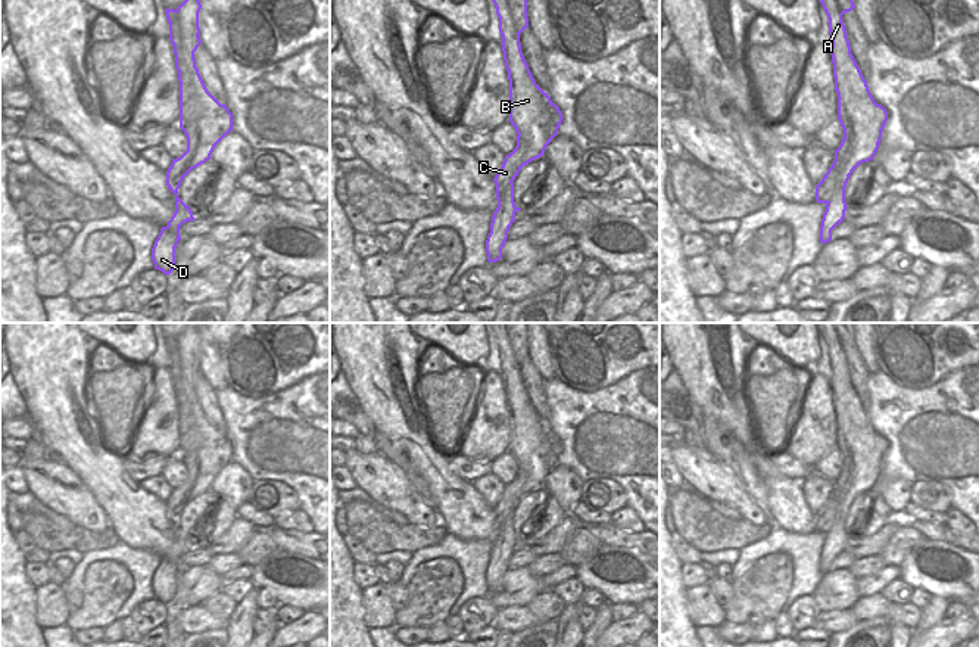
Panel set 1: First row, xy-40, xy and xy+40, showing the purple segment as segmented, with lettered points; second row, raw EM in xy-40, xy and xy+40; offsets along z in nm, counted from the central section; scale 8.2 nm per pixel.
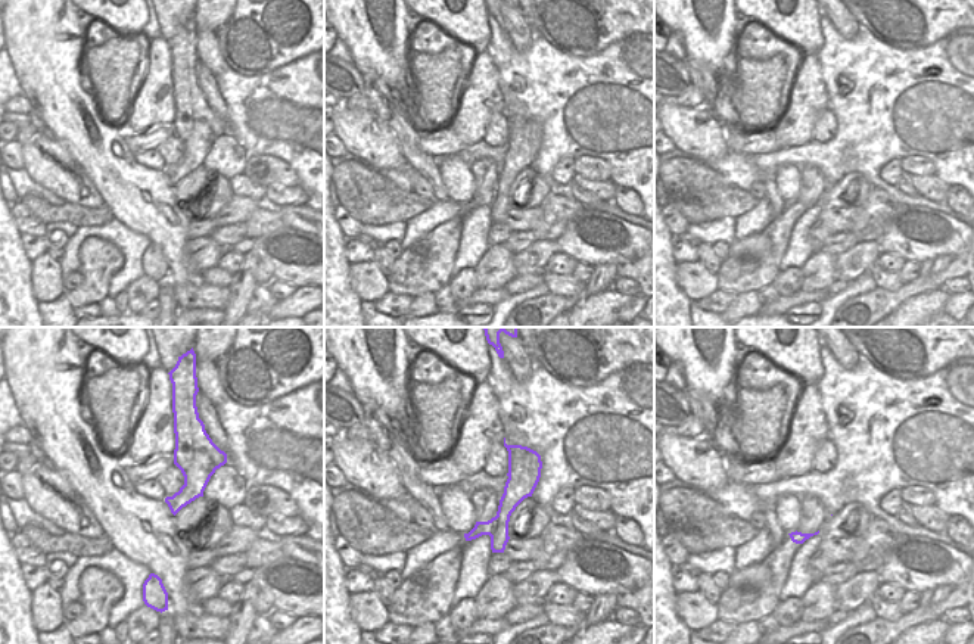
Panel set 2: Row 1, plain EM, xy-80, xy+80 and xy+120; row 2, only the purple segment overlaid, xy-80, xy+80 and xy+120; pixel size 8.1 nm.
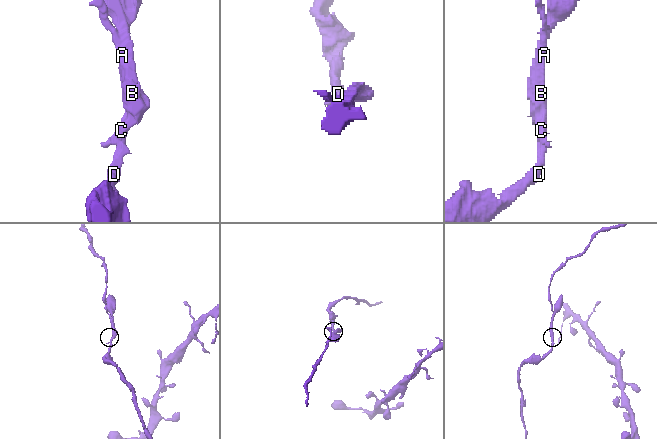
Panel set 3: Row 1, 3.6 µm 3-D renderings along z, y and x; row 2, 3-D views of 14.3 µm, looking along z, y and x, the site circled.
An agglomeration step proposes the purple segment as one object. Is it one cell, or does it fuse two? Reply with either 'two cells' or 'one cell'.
two cells

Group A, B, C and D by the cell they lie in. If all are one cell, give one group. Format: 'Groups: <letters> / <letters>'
Groups: A B D / C.

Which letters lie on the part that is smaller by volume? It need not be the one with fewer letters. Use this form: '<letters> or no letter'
C

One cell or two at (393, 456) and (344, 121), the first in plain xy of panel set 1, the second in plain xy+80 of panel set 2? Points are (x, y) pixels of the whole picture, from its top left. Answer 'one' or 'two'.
two

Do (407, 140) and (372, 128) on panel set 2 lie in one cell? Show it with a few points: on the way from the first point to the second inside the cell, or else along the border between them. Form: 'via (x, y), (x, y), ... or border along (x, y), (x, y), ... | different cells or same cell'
border along (370, 111), (391, 130), (410, 167) | different cells

